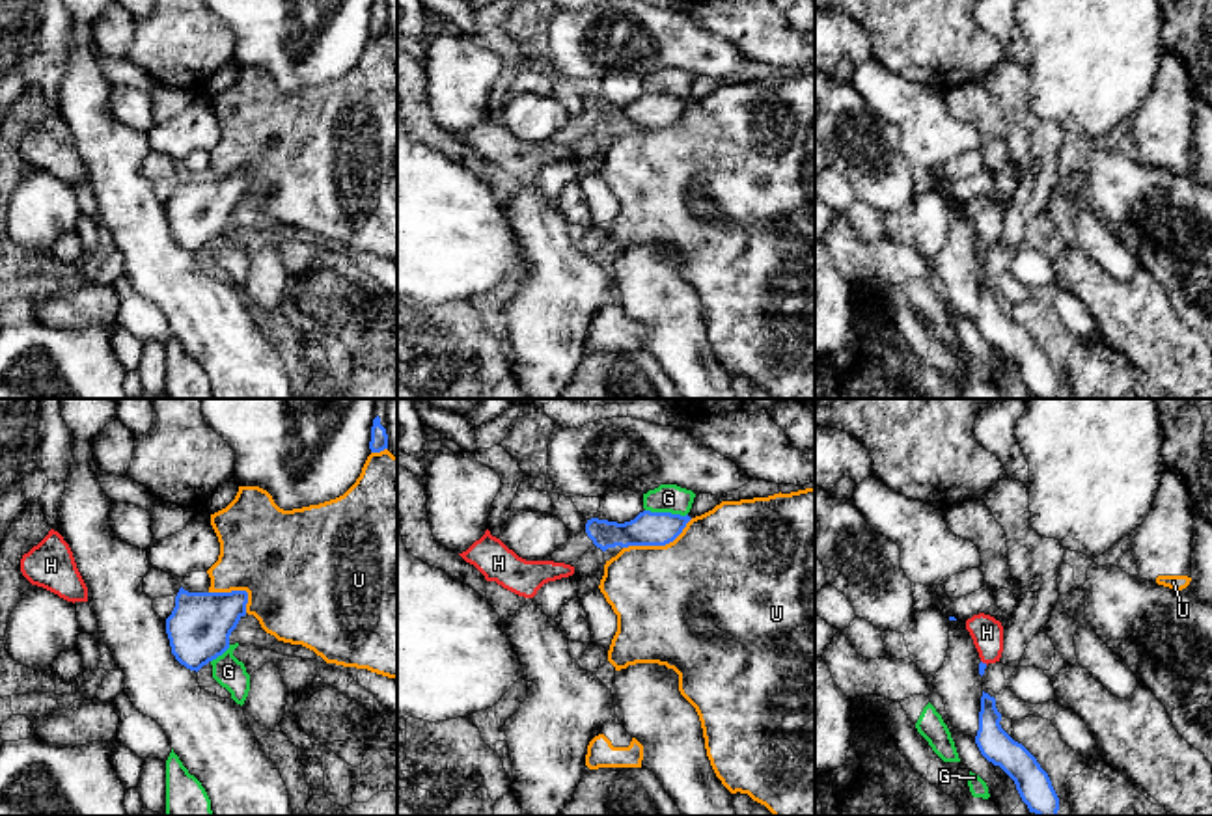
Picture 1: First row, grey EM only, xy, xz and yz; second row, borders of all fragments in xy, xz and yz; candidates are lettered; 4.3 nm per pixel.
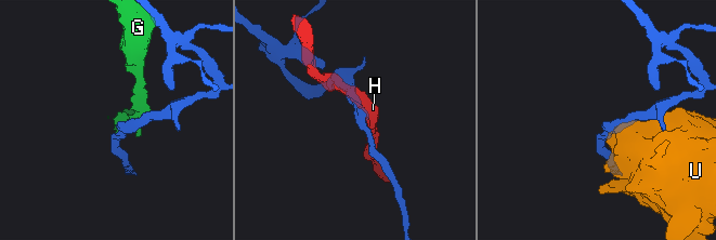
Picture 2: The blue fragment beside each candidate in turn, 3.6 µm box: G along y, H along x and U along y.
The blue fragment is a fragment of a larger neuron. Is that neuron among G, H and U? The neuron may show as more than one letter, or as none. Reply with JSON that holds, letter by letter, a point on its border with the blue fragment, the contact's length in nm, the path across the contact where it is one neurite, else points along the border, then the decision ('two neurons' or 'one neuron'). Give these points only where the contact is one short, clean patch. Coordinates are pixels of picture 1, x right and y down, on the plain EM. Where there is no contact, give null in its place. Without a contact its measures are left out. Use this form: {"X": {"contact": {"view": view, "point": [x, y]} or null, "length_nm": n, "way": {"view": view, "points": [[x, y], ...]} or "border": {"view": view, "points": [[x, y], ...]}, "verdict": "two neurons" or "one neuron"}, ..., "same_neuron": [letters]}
{"G": {"contact": {"view": "xz", "point": [666, 95]}, "length_nm": 190, "verdict": "two neurons"}, "H": {"contact": {"view": "yz", "point": [985, 246]}, "length_nm": 40, "border": {"view": "yz", "points": [[981, 243], [987, 246]]}, "verdict": "two neurons"}, "U": {"contact": {"view": "xz", "point": [659, 127]}, "length_nm": 340, "verdict": "two neurons"}, "same_neuron": []}

